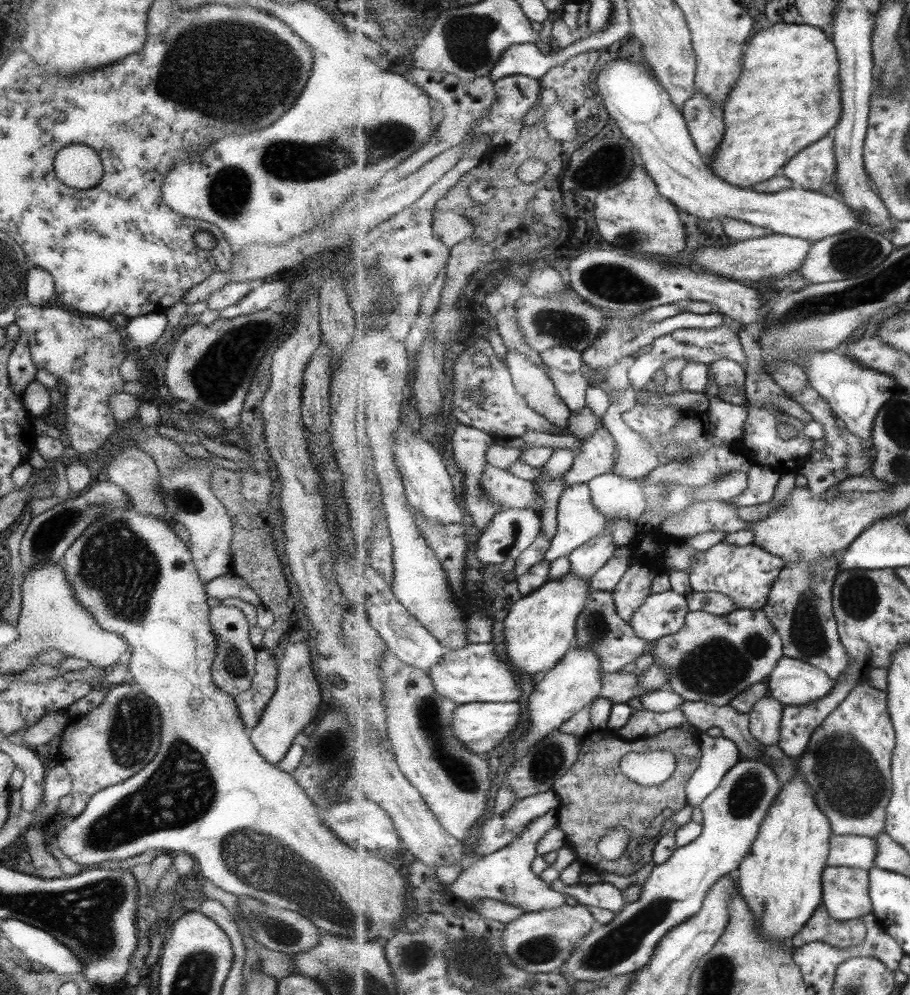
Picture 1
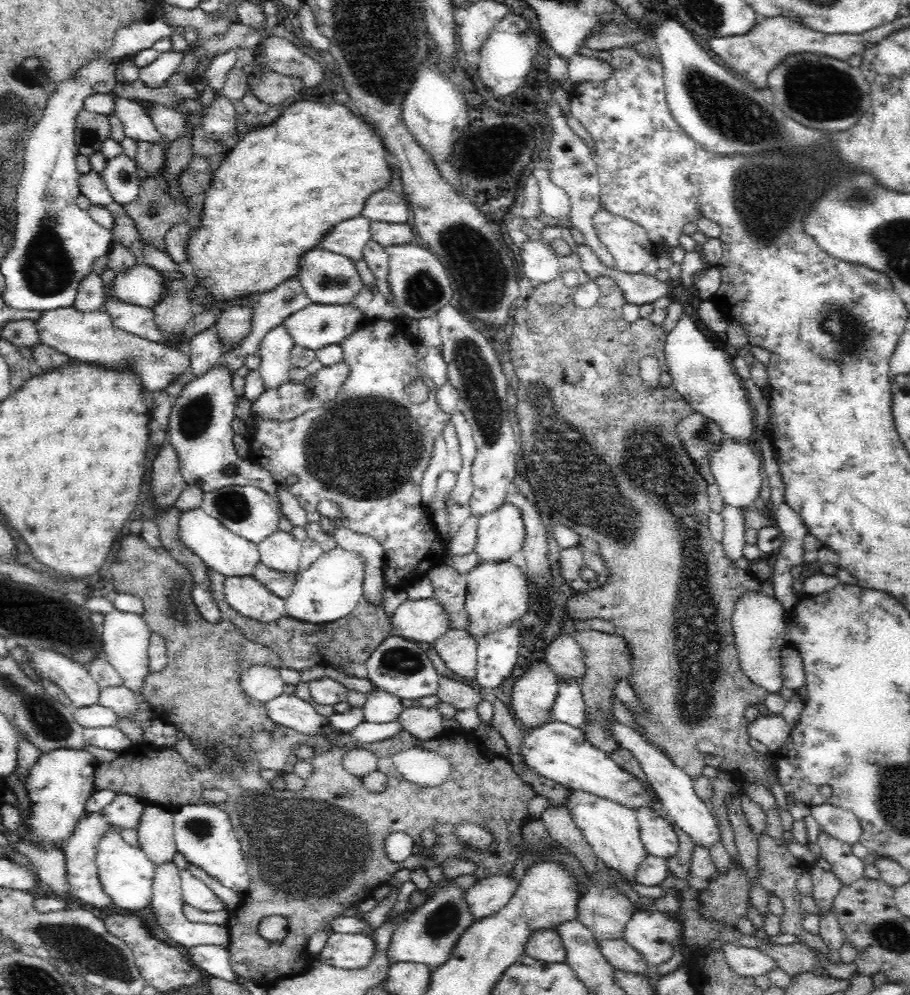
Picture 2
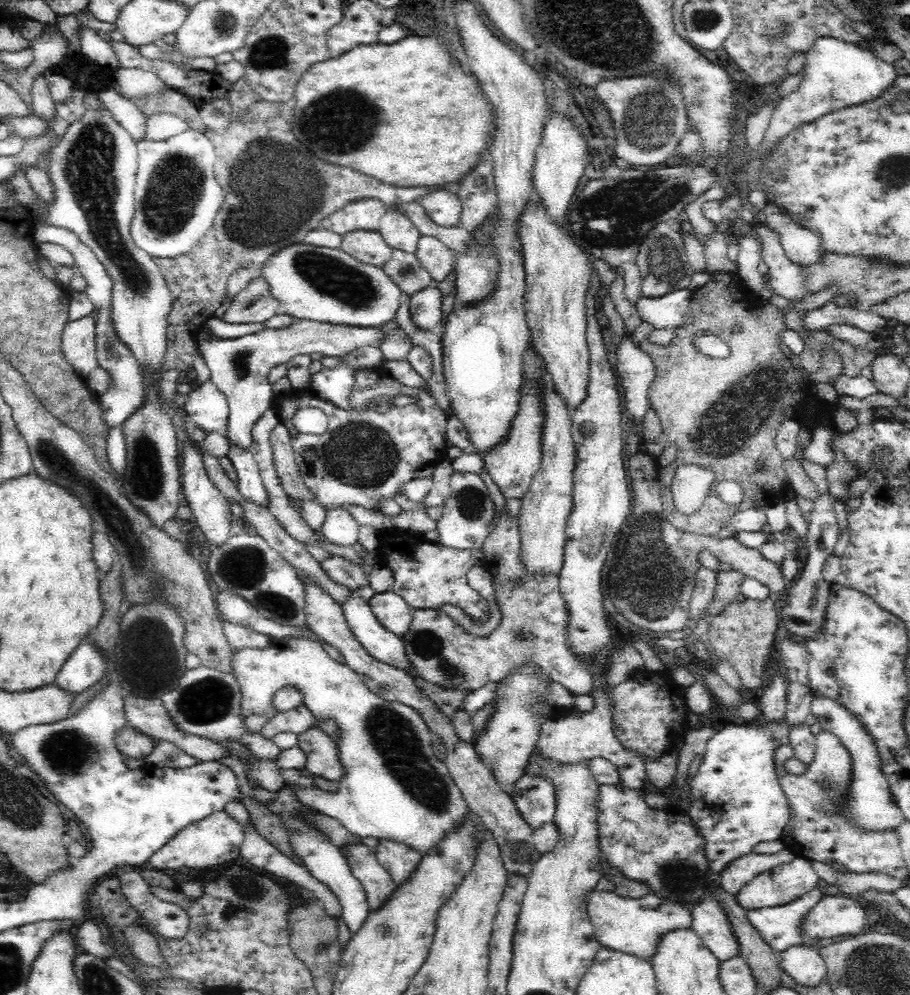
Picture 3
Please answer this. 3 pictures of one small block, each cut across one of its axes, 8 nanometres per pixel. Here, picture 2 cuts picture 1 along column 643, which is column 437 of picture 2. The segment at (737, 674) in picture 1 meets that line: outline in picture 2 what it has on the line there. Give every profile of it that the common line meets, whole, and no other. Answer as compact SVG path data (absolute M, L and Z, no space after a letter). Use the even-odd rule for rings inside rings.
M451 629L440 635L432 645L448 670L462 680L474 679L477 674L477 642L466 631Z

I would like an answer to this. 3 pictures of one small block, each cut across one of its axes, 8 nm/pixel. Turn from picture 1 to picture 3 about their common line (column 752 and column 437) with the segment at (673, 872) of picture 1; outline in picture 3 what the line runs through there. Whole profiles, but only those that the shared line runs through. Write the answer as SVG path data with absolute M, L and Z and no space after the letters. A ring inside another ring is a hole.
M283 636L263 649L232 649L231 672L241 688L239 715L247 734L259 733L261 728L278 712L272 706L272 696L283 686L296 685L304 693L304 705L314 713L314 718L332 717L342 729L342 742L337 745L338 756L344 765L344 778L334 792L317 786L292 788L294 799L310 812L326 815L342 823L352 835L362 839L372 837L402 844L426 856L454 835L471 811L464 797L452 780L451 773L440 761L432 746L432 730L415 708L399 702L388 702L376 696L348 665L336 662L320 641L308 637Z

